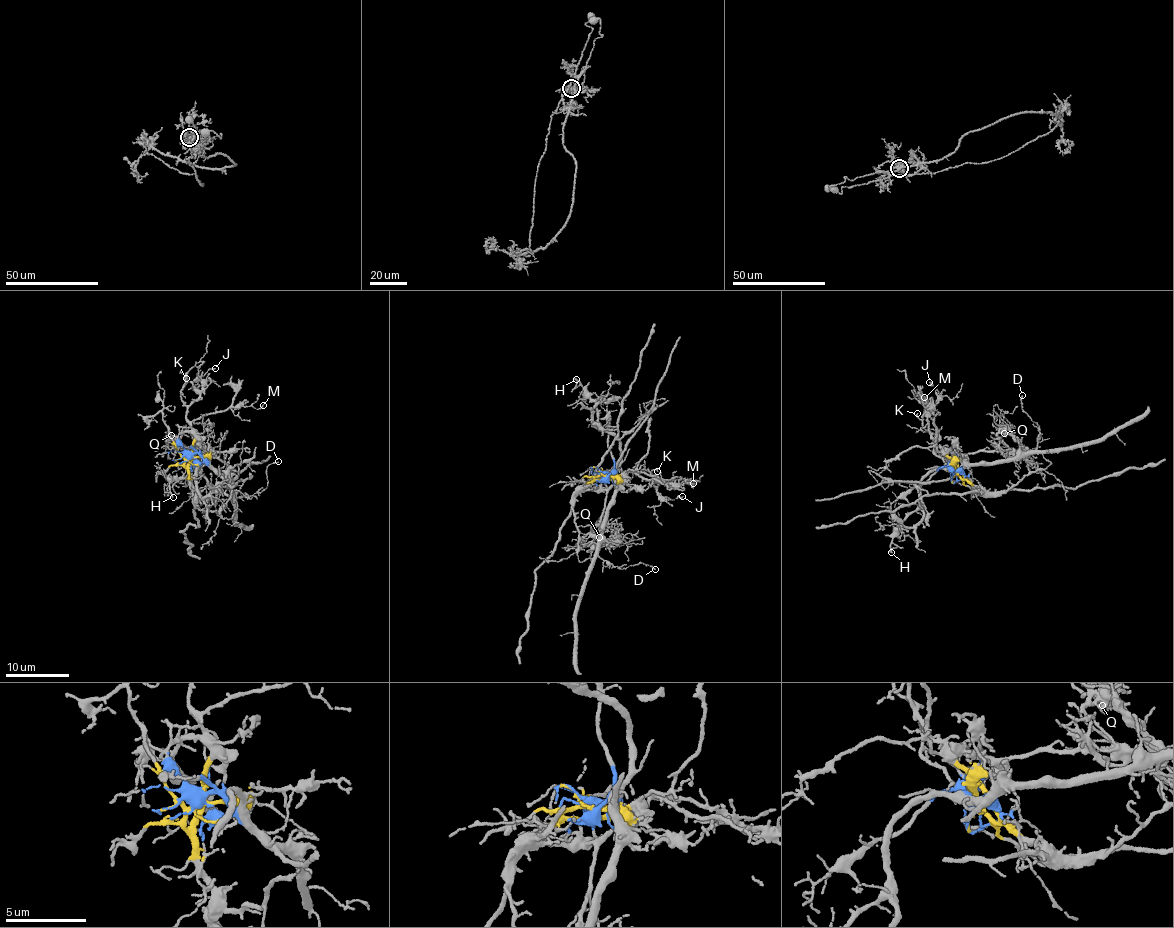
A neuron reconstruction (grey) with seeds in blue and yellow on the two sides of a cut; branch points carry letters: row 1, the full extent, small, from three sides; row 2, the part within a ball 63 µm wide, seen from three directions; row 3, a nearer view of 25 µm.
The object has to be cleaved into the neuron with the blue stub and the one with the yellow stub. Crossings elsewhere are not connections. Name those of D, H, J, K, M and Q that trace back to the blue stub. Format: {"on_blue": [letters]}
{"on_blue": ["D", "H", "Q"]}

